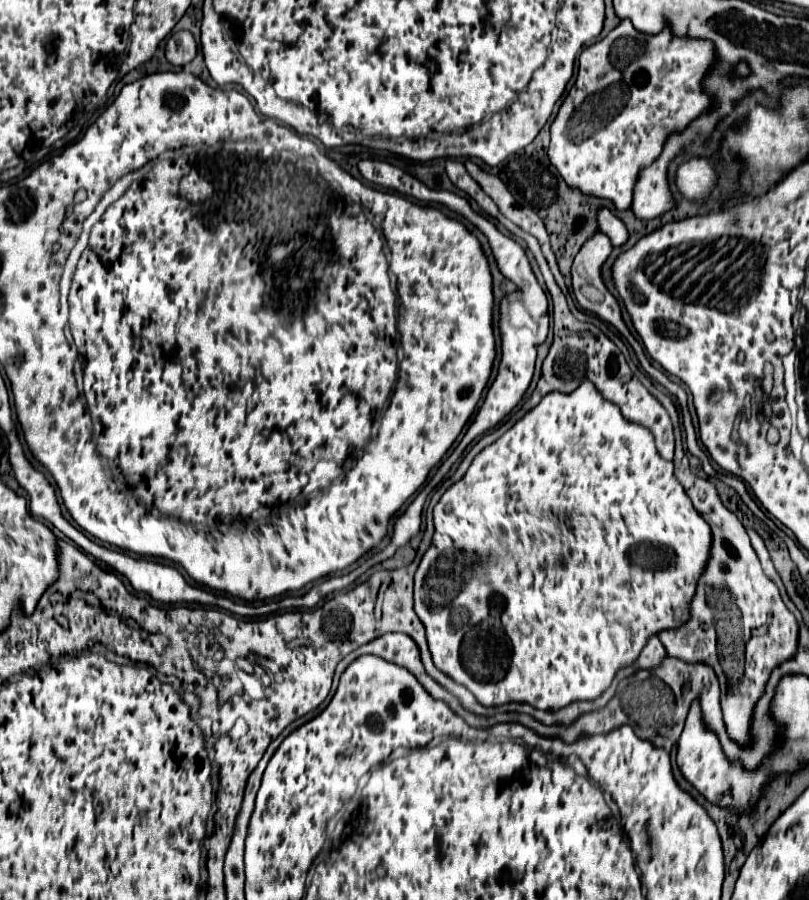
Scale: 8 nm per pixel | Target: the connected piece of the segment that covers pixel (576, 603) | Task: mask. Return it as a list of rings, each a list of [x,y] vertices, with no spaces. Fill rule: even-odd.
[[[582,382],[572,394],[548,394],[522,420],[518,420],[502,438],[486,446],[470,464],[464,478],[452,484],[434,508],[434,538],[426,550],[418,570],[414,588],[414,608],[426,626],[426,636],[434,664],[464,684],[484,706],[506,702],[528,702],[540,710],[558,710],[574,700],[594,700],[612,682],[620,666],[632,664],[644,648],[650,634],[664,628],[674,628],[676,610],[682,610],[682,620],[698,576],[710,556],[710,526],[692,508],[680,482],[674,478],[672,462],[664,462],[656,452],[650,430],[622,418],[620,410],[606,402],[592,382]],[[438,550],[460,550],[450,558],[438,556]]]

